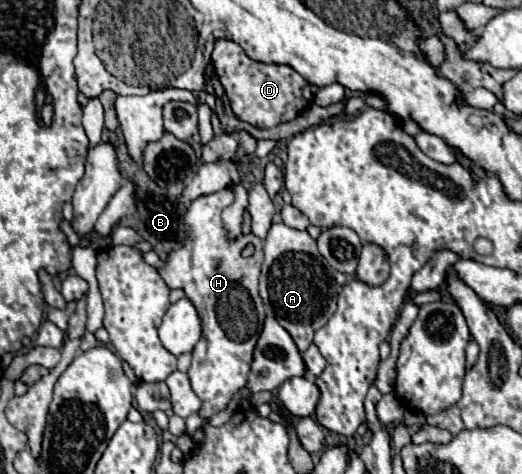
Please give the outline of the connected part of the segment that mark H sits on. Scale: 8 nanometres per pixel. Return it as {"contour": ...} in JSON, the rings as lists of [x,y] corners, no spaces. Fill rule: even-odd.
{"contour":[[[233,187],[195,199],[185,213],[187,239],[179,251],[169,253],[167,267],[159,271],[171,289],[185,291],[203,321],[201,341],[193,349],[193,361],[189,367],[191,387],[203,401],[199,411],[201,417],[211,417],[225,409],[231,395],[245,387],[253,349],[265,319],[265,309],[257,293],[259,269],[263,263],[263,241],[255,235],[245,235],[229,243],[221,223],[221,211],[231,205],[233,199]],[[247,245],[255,247],[255,261],[243,257],[243,249]]]}

